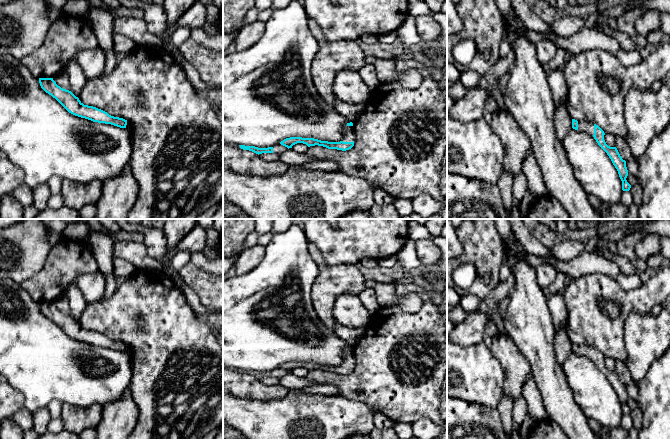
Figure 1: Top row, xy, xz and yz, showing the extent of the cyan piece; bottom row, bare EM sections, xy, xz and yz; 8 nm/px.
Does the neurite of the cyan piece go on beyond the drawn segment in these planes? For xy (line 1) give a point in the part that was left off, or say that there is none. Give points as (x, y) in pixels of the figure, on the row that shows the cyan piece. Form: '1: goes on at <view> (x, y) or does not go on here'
1: does not go on here

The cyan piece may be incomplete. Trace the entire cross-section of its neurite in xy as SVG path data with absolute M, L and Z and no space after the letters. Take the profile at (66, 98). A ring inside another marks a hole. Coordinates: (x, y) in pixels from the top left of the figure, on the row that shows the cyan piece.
M39 78L41 88L55 98L69 113L93 122L126 128L127 120L109 115L93 106L84 105L71 91L61 88L53 78Z

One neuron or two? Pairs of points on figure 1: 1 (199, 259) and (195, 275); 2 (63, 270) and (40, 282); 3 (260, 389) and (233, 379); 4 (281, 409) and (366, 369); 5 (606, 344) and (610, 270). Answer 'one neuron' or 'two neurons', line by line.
1: two neurons
2: one neuron
3: one neuron
4: two neurons
5: two neurons

